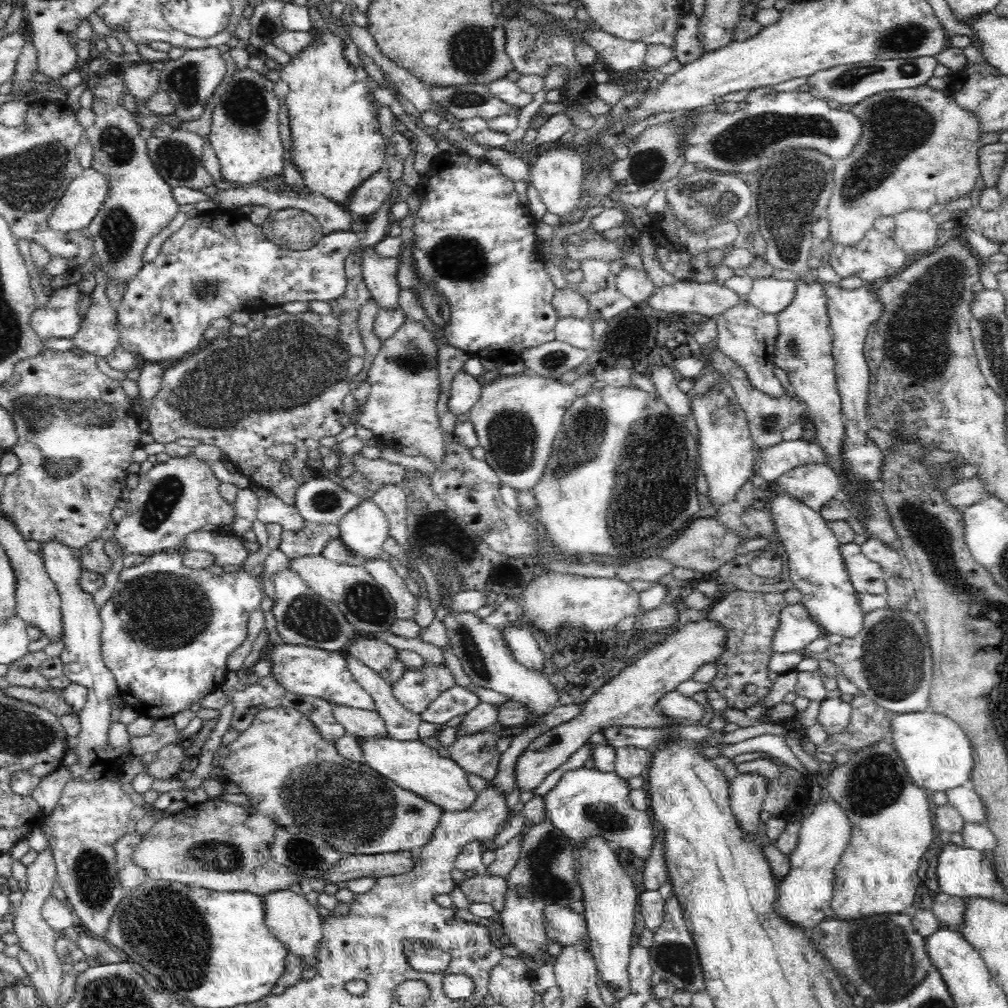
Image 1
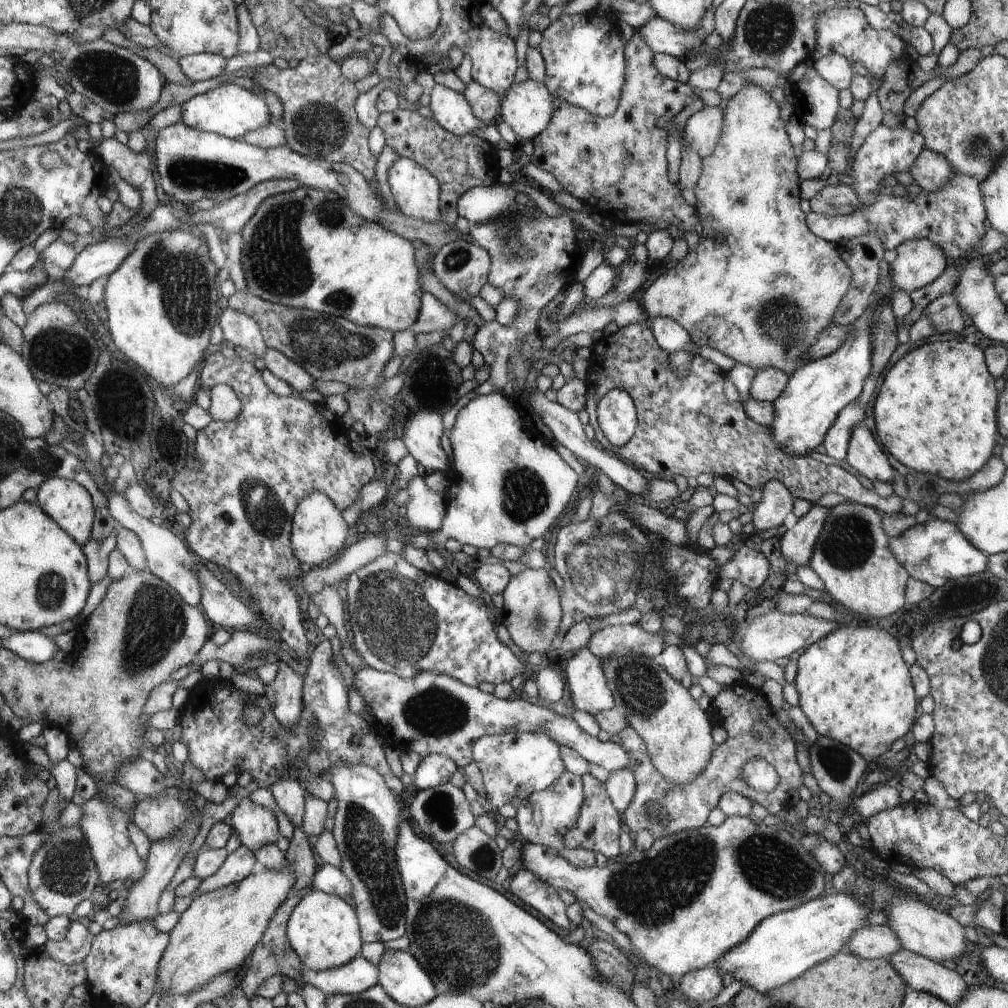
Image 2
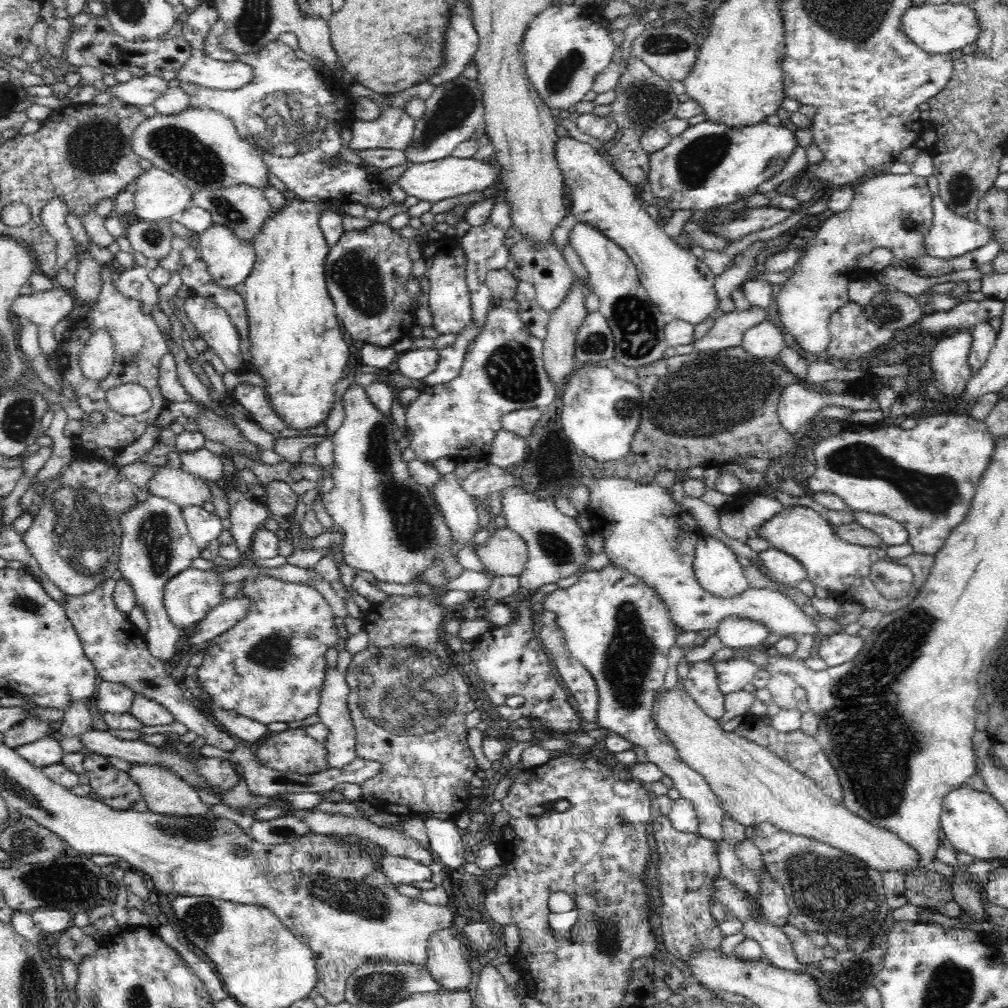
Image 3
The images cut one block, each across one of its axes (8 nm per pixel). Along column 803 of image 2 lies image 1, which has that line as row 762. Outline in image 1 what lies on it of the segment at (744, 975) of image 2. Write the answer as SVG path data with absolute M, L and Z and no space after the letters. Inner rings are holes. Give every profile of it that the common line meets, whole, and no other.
M931 710L895 714L891 720L892 743L912 780L932 792L948 792L970 785L974 759L971 740L951 718Z

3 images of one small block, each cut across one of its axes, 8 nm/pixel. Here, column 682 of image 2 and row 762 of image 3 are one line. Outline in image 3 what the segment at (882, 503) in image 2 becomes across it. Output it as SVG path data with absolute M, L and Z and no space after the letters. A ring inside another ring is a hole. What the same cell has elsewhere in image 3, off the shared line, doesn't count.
M440 559L416 582L428 582L434 590L422 598L402 598L396 594L384 602L372 604L370 614L363 620L363 630L370 636L368 647L352 655L345 673L351 693L347 705L355 726L355 749L357 757L380 763L379 772L360 784L363 806L390 814L413 814L419 812L446 812L456 816L473 803L474 789L471 779L479 770L476 756L466 742L466 715L476 710L470 697L468 684L460 675L444 644L440 642L440 624L444 622L444 610L437 596L445 590L448 582L446 569Z

